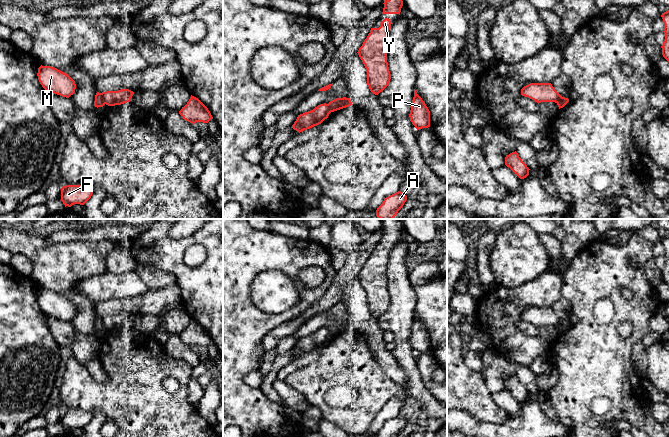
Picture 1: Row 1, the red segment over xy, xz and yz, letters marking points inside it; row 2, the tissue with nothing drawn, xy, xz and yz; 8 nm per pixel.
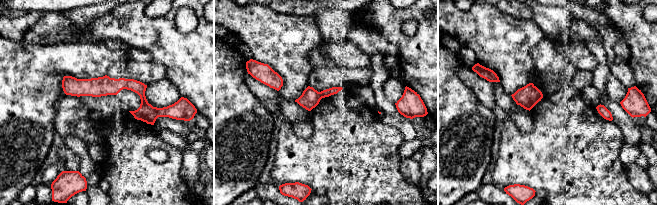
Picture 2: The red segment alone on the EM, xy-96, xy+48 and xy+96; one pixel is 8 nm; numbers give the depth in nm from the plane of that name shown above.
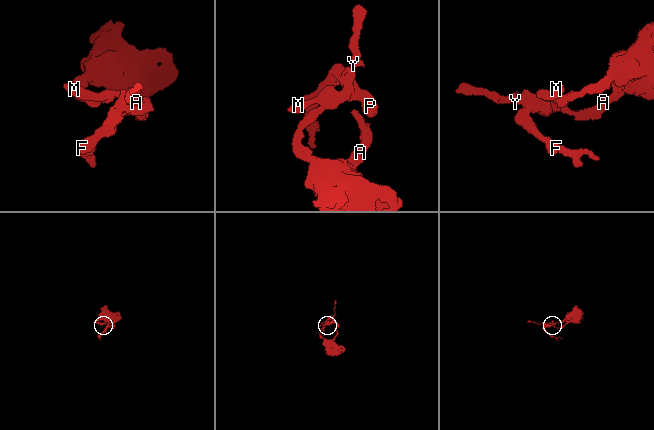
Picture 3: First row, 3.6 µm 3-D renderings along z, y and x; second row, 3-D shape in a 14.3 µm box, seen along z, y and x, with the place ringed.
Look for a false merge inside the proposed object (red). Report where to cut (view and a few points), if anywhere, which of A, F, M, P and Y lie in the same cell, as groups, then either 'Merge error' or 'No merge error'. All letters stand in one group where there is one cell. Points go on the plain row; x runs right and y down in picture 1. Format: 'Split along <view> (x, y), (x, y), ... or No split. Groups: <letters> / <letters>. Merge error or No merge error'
Split along xy (100, 317), (105, 327). Groups: A / F M P Y. Merge error

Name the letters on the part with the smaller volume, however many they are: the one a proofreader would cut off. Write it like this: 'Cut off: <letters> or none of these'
Cut off: F, M, P, Y

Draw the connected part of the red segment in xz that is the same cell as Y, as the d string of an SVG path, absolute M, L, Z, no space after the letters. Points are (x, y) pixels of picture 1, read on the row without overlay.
M385 242L379 252L371 252L370 257L358 274L367 296L367 309L378 319L389 308L391 298L387 286L387 264L391 245Z

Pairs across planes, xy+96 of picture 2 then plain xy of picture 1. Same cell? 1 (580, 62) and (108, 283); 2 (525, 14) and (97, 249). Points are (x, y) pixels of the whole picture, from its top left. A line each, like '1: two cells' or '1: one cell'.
1: one cell
2: two cells

